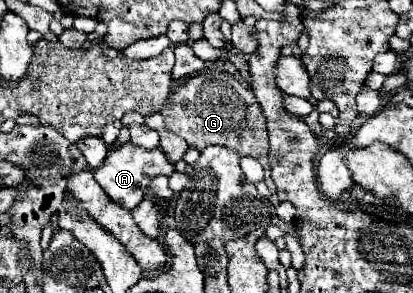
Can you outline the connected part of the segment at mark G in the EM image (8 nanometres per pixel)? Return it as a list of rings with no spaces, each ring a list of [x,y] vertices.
[[[200,72],[178,82],[160,110],[164,116],[164,128],[182,136],[188,146],[204,150],[208,144],[220,144],[232,148],[238,156],[252,156],[264,166],[264,182],[272,194],[276,186],[270,178],[268,162],[268,132],[266,116],[256,102],[252,90],[228,72]]]

